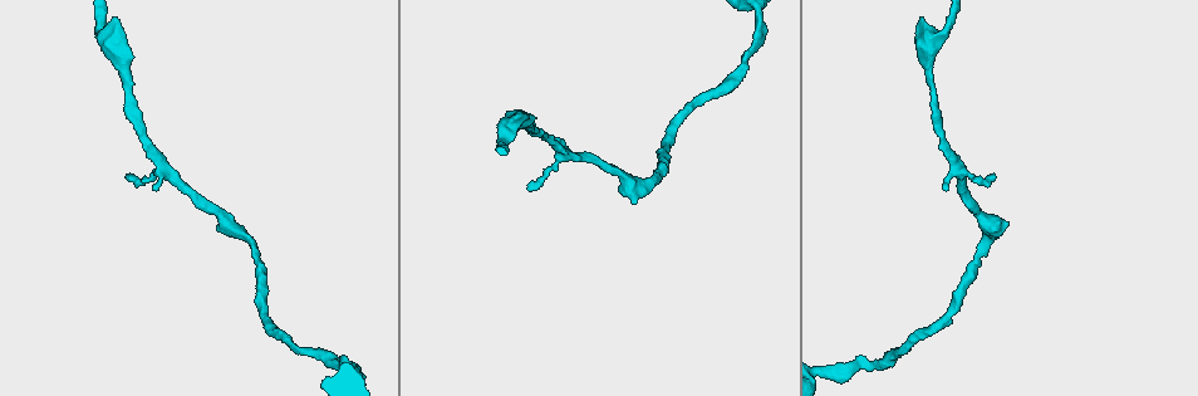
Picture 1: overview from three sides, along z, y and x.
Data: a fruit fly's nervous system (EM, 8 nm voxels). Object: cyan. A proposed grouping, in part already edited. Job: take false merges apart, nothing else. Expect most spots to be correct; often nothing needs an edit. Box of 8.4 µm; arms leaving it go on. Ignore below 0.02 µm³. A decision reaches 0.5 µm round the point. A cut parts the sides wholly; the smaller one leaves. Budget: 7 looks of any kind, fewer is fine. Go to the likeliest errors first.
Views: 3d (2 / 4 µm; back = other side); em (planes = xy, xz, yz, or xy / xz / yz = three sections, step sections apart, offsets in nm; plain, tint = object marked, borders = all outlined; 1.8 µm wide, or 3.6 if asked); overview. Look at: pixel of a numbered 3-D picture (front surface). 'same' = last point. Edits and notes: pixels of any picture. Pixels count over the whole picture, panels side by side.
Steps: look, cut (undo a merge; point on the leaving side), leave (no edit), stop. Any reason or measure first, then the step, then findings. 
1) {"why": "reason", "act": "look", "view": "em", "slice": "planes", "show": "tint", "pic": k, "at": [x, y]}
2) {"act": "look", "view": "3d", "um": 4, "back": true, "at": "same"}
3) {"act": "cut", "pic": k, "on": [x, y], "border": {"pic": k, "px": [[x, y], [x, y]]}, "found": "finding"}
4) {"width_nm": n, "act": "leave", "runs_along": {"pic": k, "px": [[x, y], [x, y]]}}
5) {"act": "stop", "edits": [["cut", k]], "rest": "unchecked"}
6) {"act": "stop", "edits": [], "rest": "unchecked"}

{"act": "look", "view": "3d", "um": 4, "pic": 1, "at": [757, 20]}

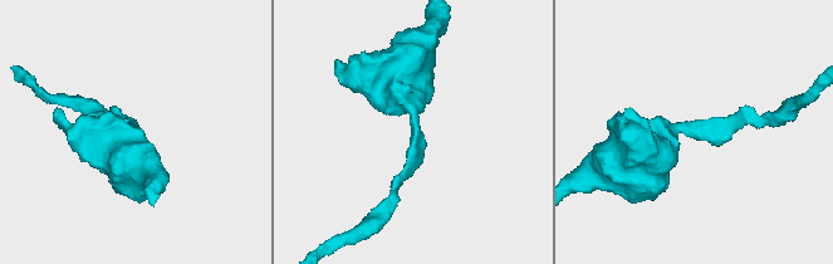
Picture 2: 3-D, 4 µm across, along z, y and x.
{"act": "look", "view": "em", "slice": "planes", "show": "borders", "pic": 2, "at": [696, 131]}

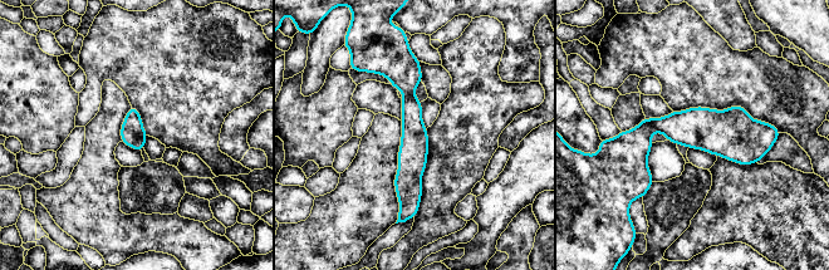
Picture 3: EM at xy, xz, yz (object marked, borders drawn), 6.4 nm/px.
{"width_nm": 160, "act": "leave", "runs_along": {"pic": 3, "px": [[771, 128], [648, 126], [621, 138]]}, "found": "one neuron here"}

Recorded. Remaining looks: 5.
{"why": "sudden change in width", "act": "look", "view": "em", "slice": "xz", "step": 4, "show": "tint", "pic": 1, "at": [929, 44]}

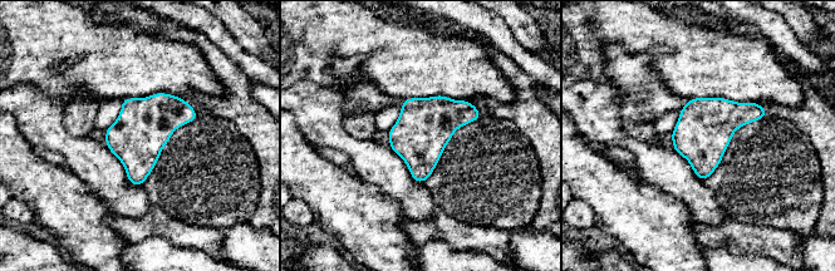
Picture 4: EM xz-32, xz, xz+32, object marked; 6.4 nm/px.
{"why": "another direction", "act": "look", "view": "em", "slice": "planes", "show": "tint", "at": "same"}

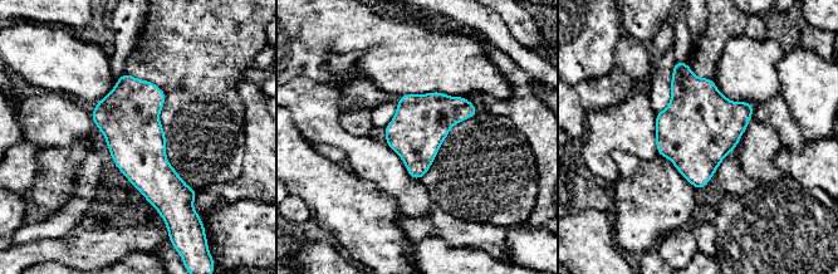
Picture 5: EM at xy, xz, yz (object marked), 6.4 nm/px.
{"act": "leave", "found": "continuous, no second neuron"}

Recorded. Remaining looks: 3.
{"act": "look", "view": "3d", "um": 2, "pic": 1, "at": [647, 183]}

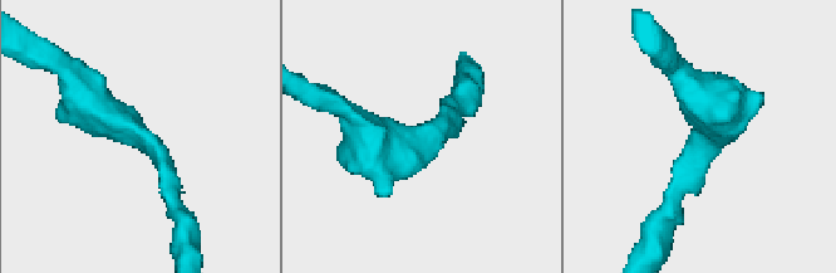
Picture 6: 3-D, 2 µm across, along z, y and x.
{"arm_widths_nm": [180, 200], "act": "look", "view": "em", "slice": "planes", "show": "tint", "pic": 6, "at": [141, 136]}

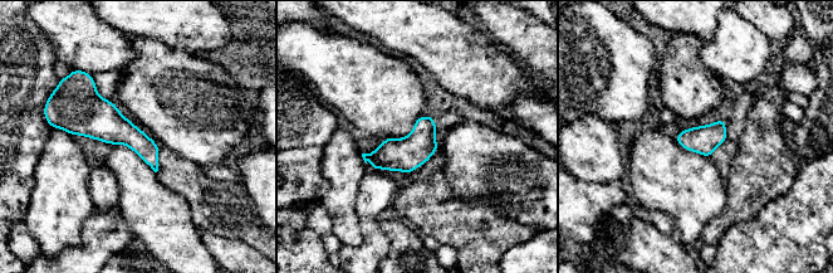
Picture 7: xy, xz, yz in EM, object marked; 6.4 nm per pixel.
{"act": "leave", "found": "one neuron here"}

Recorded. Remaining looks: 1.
{"act": "stop", "edits": [], "rest": "unchecked"}

